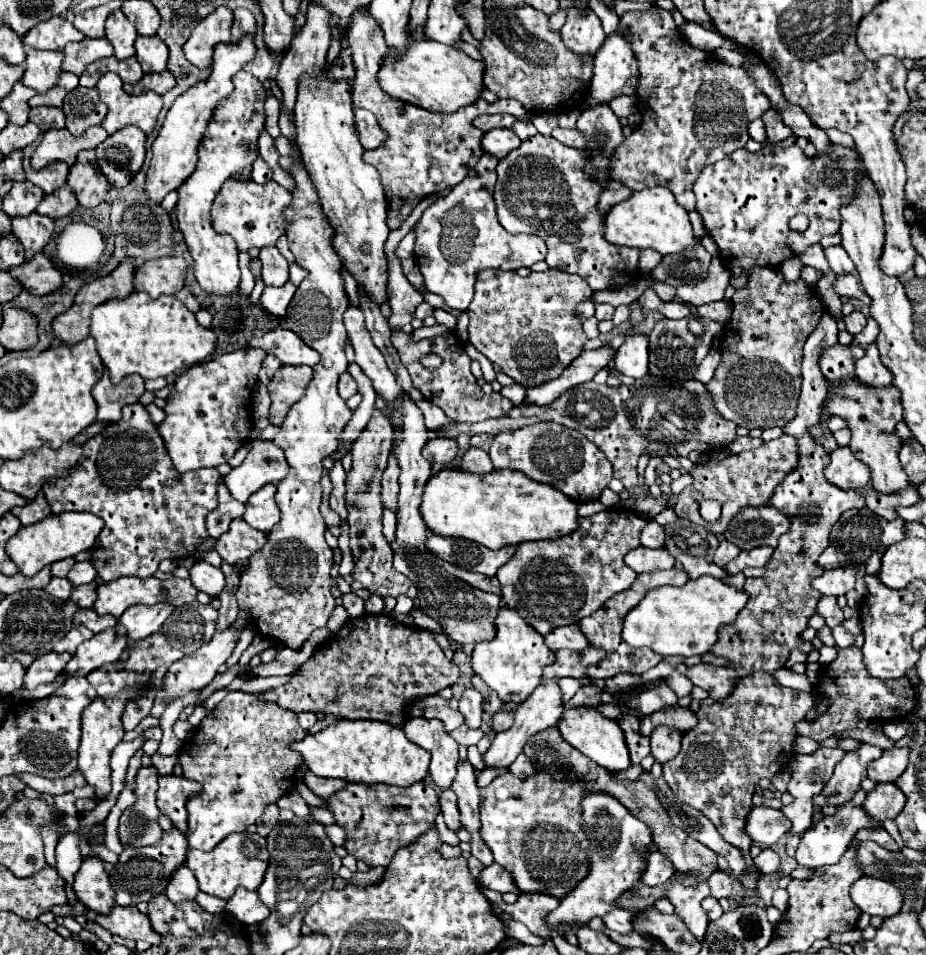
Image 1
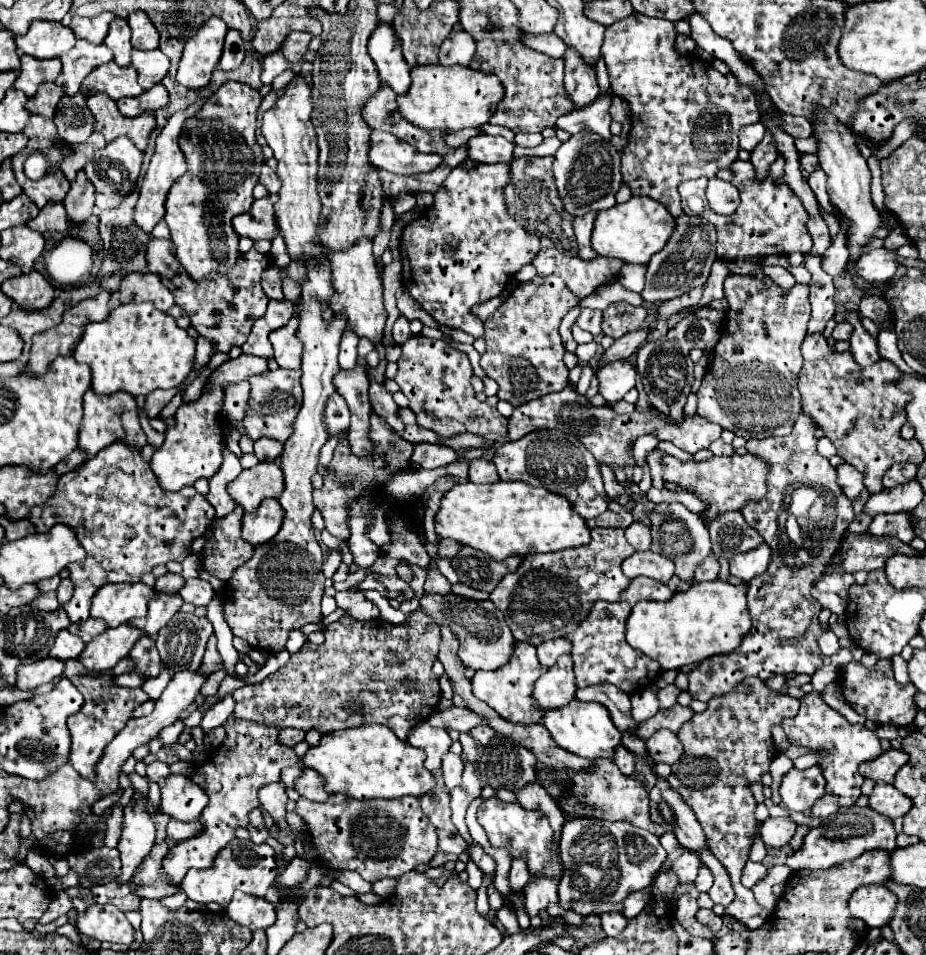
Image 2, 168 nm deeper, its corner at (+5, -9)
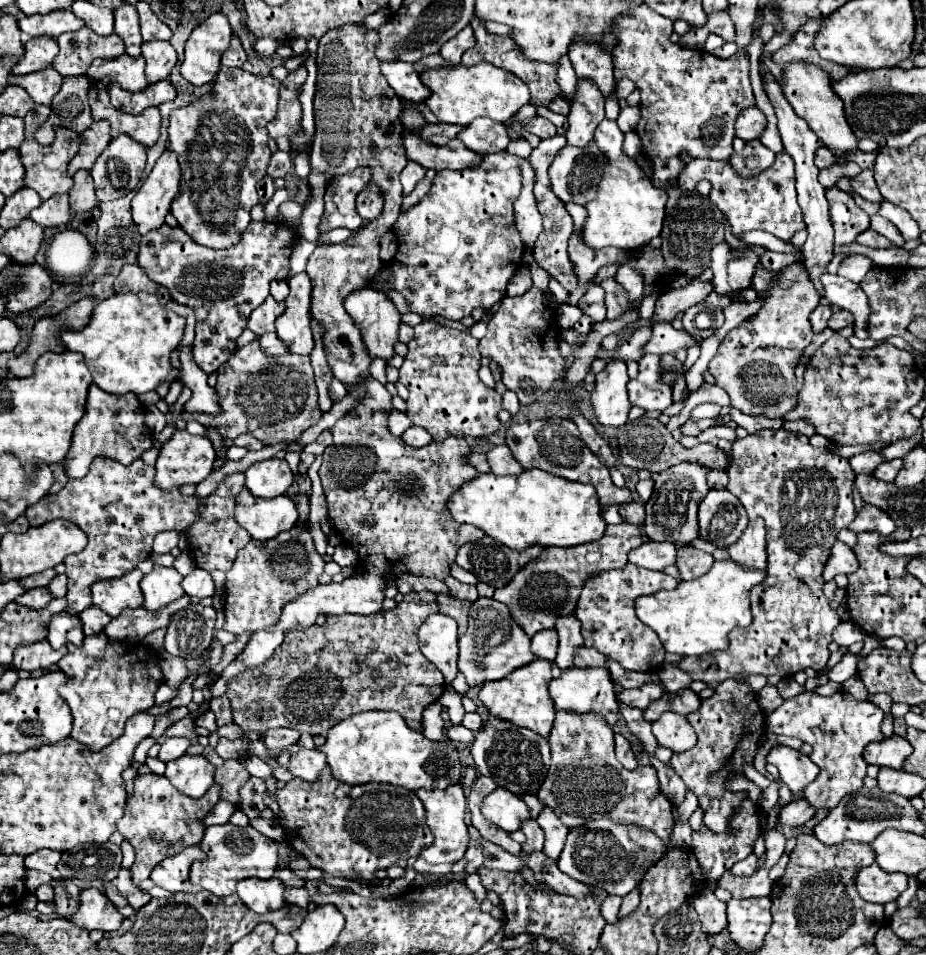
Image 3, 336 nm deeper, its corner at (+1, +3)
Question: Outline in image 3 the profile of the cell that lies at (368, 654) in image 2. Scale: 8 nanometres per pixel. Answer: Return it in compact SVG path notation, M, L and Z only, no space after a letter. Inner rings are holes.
M410 592L396 608L388 612L380 610L370 616L328 616L324 626L314 624L304 632L286 632L284 642L276 648L274 656L266 664L240 672L234 680L230 680L226 696L232 706L234 722L244 732L266 732L270 728L284 726L316 736L326 734L334 724L350 718L352 714L368 710L394 710L410 728L420 730L422 710L436 702L446 688L442 672L438 672L438 668L424 658L418 646L418 628L430 614L436 612L438 606L434 592Z

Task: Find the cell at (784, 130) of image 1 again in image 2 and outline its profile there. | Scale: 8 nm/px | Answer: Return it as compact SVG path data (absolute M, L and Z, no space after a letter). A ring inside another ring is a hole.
M766 132L764 140L752 150L752 156L750 156L750 162L756 170L756 178L758 180L764 180L768 176L768 170L770 170L770 164L778 158L778 152L774 148L774 142L770 140L770 132Z

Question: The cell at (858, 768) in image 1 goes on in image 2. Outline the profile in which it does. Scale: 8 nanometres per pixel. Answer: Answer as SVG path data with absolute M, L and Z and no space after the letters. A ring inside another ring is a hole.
M818 692L806 694L802 698L802 706L800 706L798 716L786 718L782 722L782 728L784 728L784 734L790 744L804 746L810 752L824 754L818 760L818 766L822 768L822 776L826 778L826 794L822 796L822 800L814 802L810 816L826 820L830 814L838 812L840 808L856 804L856 800L862 794L860 786L864 782L864 778L858 774L858 766L866 760L874 760L882 752L876 732L868 730L864 724L850 724L842 714L832 710L820 698Z

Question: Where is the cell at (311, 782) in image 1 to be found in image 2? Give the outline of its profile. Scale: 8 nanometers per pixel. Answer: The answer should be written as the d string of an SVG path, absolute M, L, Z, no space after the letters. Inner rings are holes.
M304 768L302 776L298 776L294 780L294 790L314 802L326 802L328 800L328 792L324 790L324 780L322 776L318 776L318 772L314 772L312 768Z

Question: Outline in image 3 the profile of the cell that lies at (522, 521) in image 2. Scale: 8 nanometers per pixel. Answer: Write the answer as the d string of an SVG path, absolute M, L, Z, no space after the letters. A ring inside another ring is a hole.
M526 470L518 476L496 476L492 472L478 474L462 484L446 506L456 522L484 530L486 536L512 550L526 550L534 544L578 546L600 540L606 530L606 522L600 516L602 506L590 484L570 482L542 470Z

